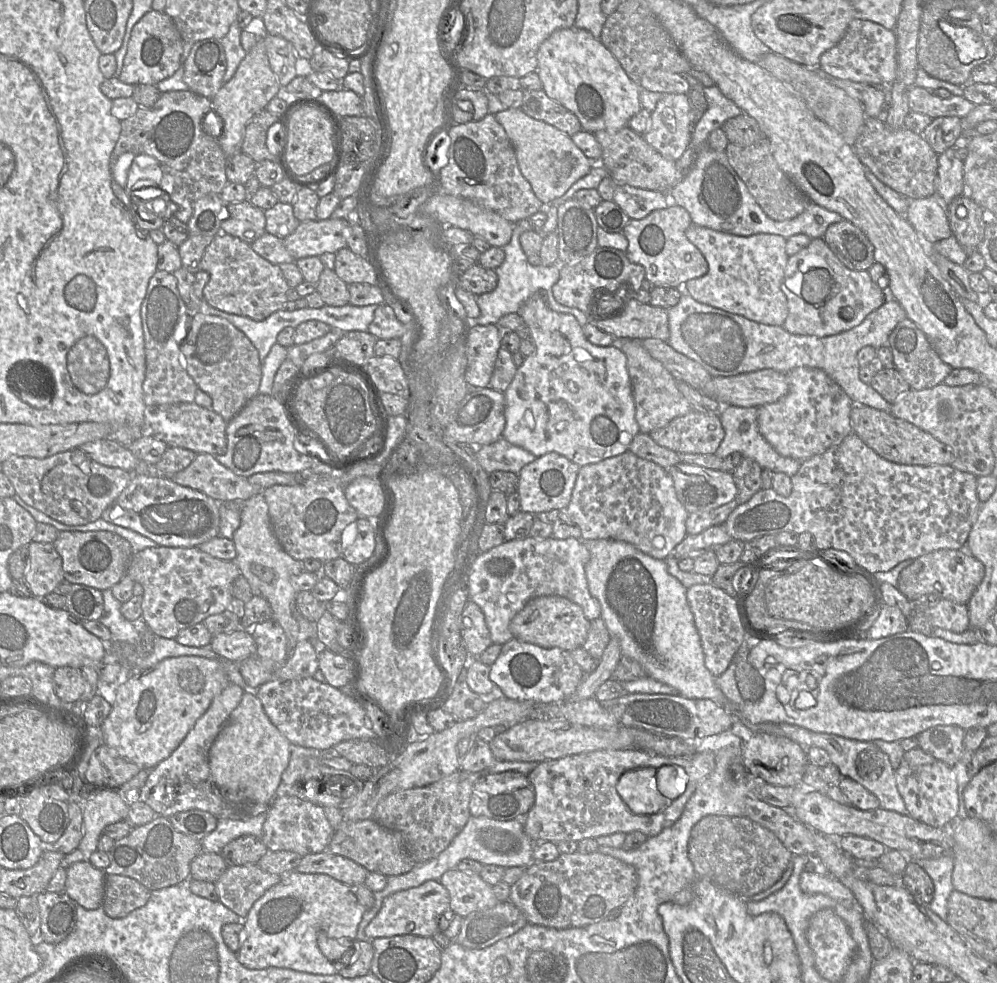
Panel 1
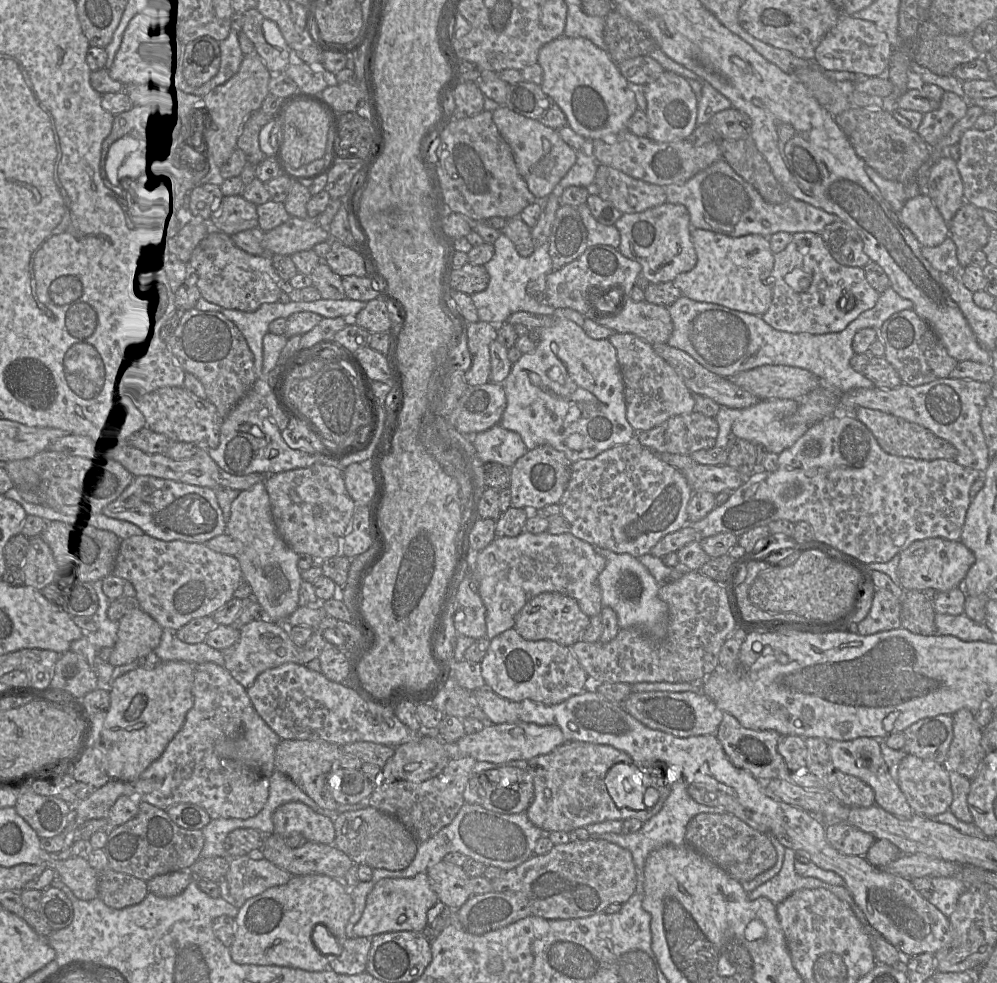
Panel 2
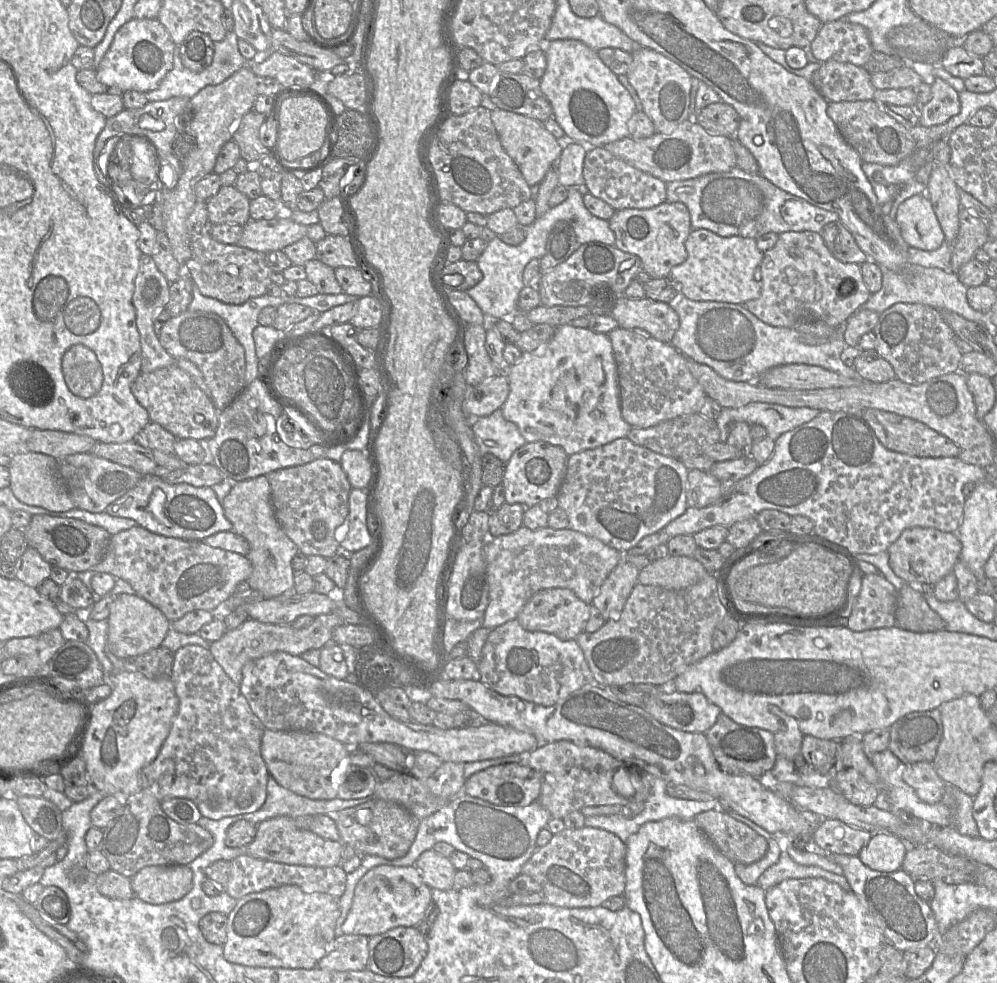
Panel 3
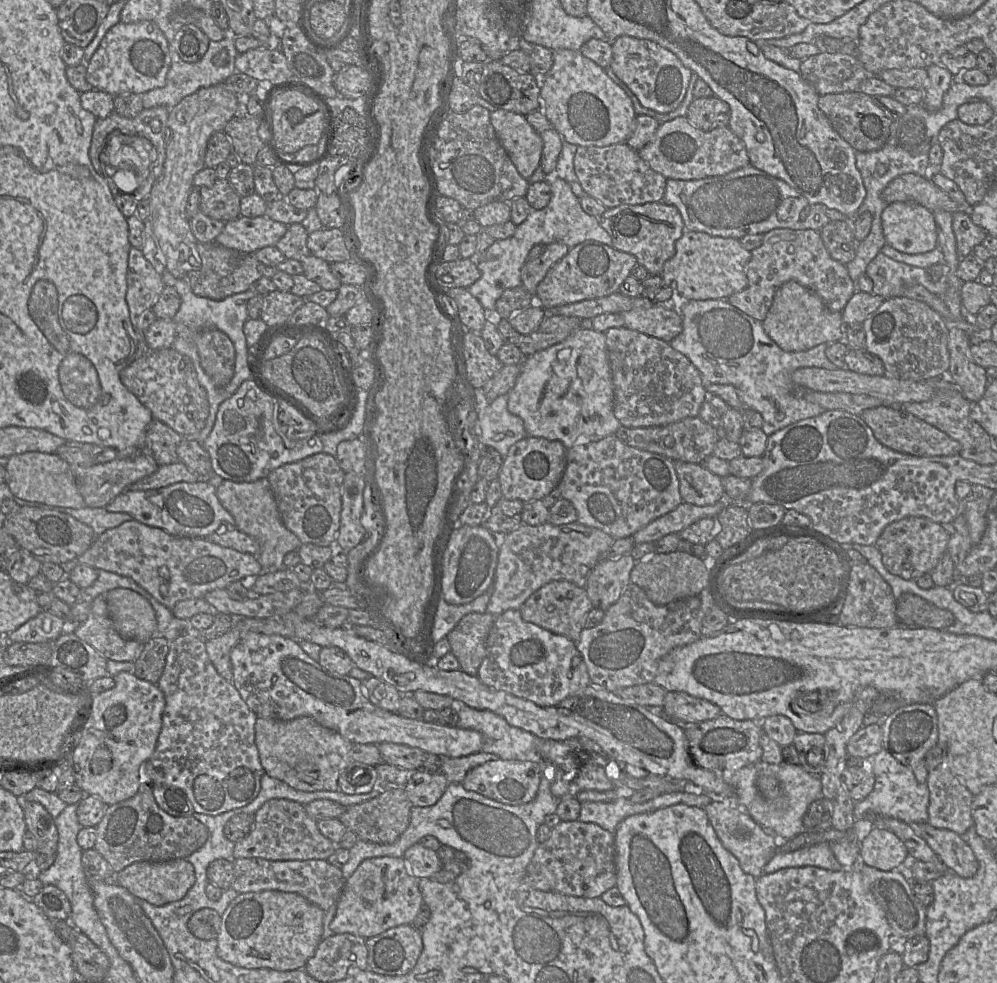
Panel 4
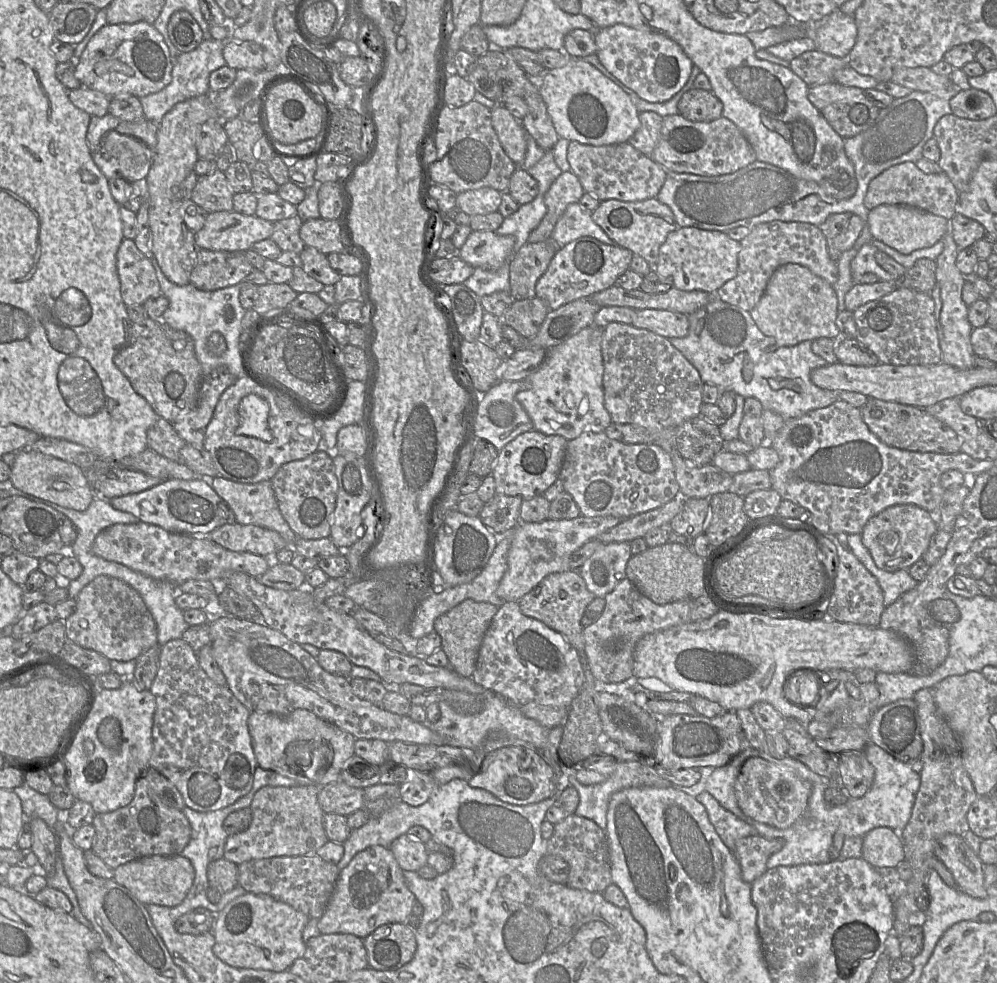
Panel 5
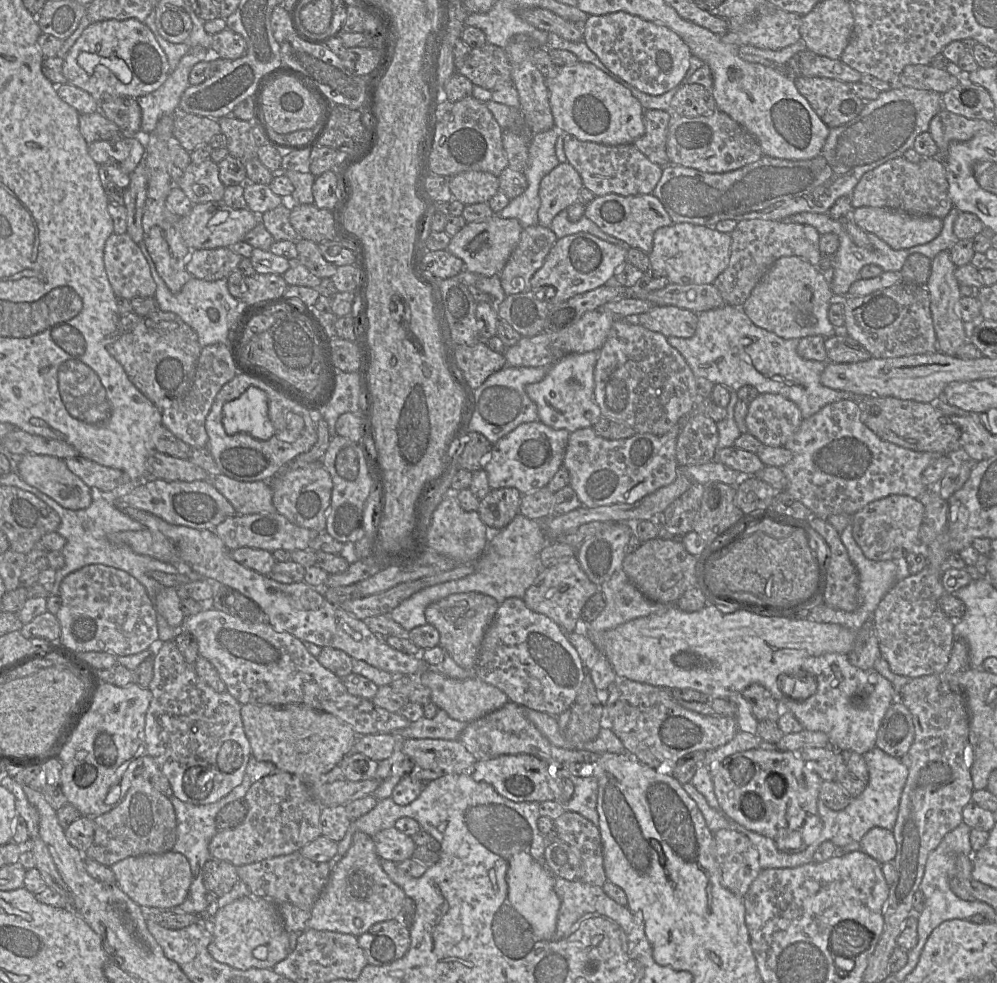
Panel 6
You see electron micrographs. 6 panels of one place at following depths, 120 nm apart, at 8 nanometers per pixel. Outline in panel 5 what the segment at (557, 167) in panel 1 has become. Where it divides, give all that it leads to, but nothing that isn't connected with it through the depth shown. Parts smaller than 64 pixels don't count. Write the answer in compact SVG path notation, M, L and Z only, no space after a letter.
M504 105L491 109L492 126L499 141L510 159L522 165L526 155L526 131L522 122L516 119Z

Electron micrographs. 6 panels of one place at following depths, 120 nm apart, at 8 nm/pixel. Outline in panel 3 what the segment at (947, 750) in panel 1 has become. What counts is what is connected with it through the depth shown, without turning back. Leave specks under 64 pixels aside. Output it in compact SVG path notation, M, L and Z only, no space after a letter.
M938 708L899 718L890 728L888 748L904 764L932 762L943 735Z

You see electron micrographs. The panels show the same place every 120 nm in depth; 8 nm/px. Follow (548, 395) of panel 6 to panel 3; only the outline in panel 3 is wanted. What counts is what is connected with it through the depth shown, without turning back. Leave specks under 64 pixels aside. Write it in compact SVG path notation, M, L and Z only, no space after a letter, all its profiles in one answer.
M570 324L558 326L550 341L539 351L522 352L516 363L501 372L507 375L509 382L509 394L501 407L502 415L506 420L516 424L526 442L544 441L552 445L558 445L561 446L569 456L586 449L593 449L605 445L618 438L624 438L632 428L621 416L617 366L607 333L595 333L589 328L573 327Z

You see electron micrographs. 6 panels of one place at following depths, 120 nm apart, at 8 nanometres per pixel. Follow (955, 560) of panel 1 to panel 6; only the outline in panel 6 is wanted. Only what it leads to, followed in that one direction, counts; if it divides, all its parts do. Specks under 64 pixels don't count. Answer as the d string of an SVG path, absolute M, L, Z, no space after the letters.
M890 495L875 500L851 516L852 535L863 554L875 561L902 561L909 553L918 551L920 546L919 530L924 516L923 504L907 495Z

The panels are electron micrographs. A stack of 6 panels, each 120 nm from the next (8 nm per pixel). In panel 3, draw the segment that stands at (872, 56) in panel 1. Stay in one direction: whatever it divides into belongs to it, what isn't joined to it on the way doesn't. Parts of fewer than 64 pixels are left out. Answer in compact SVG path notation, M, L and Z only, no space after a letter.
M845 19L822 23L810 48L818 62L835 60L862 67L874 52L868 30Z

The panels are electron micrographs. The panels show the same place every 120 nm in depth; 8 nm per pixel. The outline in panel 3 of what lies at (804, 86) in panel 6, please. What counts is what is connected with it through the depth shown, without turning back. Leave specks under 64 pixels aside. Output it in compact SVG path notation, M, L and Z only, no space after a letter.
M875 100L829 102L827 114L864 162L894 166L916 150L910 130L883 111Z

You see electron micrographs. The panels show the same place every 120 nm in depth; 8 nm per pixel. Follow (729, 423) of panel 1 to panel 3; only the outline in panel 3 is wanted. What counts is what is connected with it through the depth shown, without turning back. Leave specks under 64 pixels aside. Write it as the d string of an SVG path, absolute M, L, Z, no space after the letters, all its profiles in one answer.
M754 402L740 408L722 408L715 421L720 431L720 442L726 443L728 425L737 421L764 426L767 436L775 441L782 434L809 422L820 412L818 409L809 407L788 407Z

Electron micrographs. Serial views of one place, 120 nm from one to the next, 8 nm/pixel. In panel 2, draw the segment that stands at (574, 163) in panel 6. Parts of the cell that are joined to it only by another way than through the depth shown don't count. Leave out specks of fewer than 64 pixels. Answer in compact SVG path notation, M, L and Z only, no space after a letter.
M604 164L598 165L593 183L599 188L598 196L611 202L623 214L643 212L667 202L666 190L663 186L633 178Z

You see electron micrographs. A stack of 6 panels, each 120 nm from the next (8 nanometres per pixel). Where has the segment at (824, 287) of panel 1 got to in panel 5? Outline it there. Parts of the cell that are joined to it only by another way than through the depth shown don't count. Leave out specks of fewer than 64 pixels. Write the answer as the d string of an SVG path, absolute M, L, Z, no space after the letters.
M771 221L754 226L740 241L737 275L723 284L715 297L749 312L760 301L775 270L789 263L807 267L832 286L838 279L837 262L829 256L827 239L821 227L806 222Z

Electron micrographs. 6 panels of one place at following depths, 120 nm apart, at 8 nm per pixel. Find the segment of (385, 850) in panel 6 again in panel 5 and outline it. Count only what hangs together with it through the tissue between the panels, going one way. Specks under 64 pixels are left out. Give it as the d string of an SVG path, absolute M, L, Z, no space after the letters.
M403 834L393 840L389 849L403 871L417 872L427 865L428 851L424 843Z

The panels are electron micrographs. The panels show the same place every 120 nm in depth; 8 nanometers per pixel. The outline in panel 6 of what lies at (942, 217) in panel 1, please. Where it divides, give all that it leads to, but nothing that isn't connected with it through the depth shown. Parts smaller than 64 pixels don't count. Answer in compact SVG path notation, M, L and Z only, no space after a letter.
M879 207L853 209L851 219L865 232L871 232L894 250L926 244L941 232L943 220L931 216L911 216L902 211Z

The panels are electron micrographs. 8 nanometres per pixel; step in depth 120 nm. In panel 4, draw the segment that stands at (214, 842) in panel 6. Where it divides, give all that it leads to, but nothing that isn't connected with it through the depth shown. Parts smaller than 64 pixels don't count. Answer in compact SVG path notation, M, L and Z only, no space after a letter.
M273 798L267 800L254 814L252 830L244 838L235 842L233 857L264 858L267 860L327 860L337 848L319 830L317 822L310 818L305 806L296 801Z

